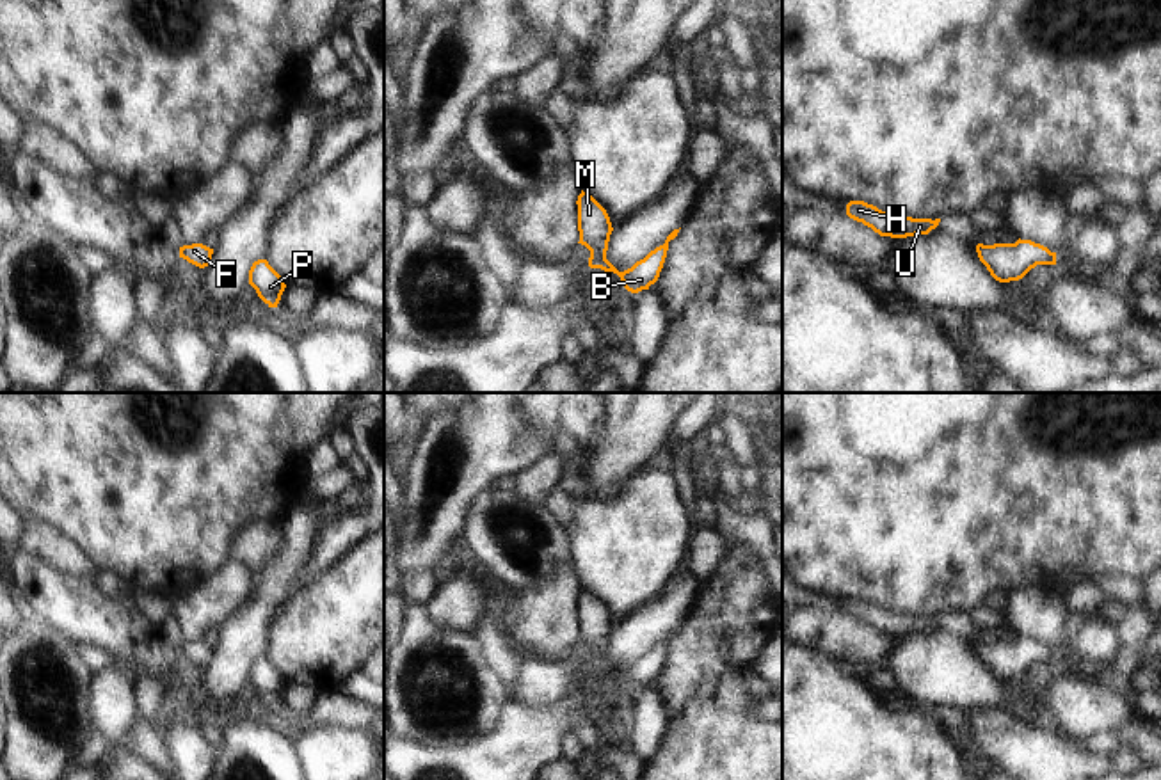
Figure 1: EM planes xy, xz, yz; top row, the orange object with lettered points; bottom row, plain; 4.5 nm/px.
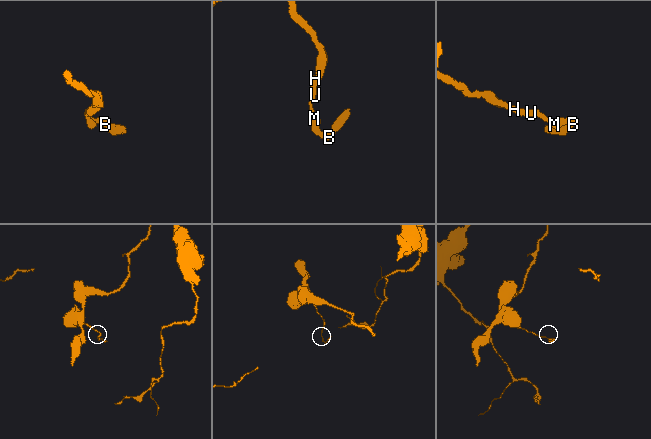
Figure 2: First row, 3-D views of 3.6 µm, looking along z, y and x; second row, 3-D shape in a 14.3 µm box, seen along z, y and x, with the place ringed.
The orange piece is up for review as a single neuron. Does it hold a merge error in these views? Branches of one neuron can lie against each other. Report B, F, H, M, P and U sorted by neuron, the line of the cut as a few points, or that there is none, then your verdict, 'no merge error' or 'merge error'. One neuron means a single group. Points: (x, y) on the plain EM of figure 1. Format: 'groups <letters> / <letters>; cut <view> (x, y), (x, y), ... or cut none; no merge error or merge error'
groups B F H M P U; cut none; no merge error

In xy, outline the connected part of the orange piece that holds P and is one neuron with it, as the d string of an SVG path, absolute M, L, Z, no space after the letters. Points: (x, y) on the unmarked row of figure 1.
M267 657L252 661L249 668L249 682L268 705L277 705L286 686L283 675L268 663Z

